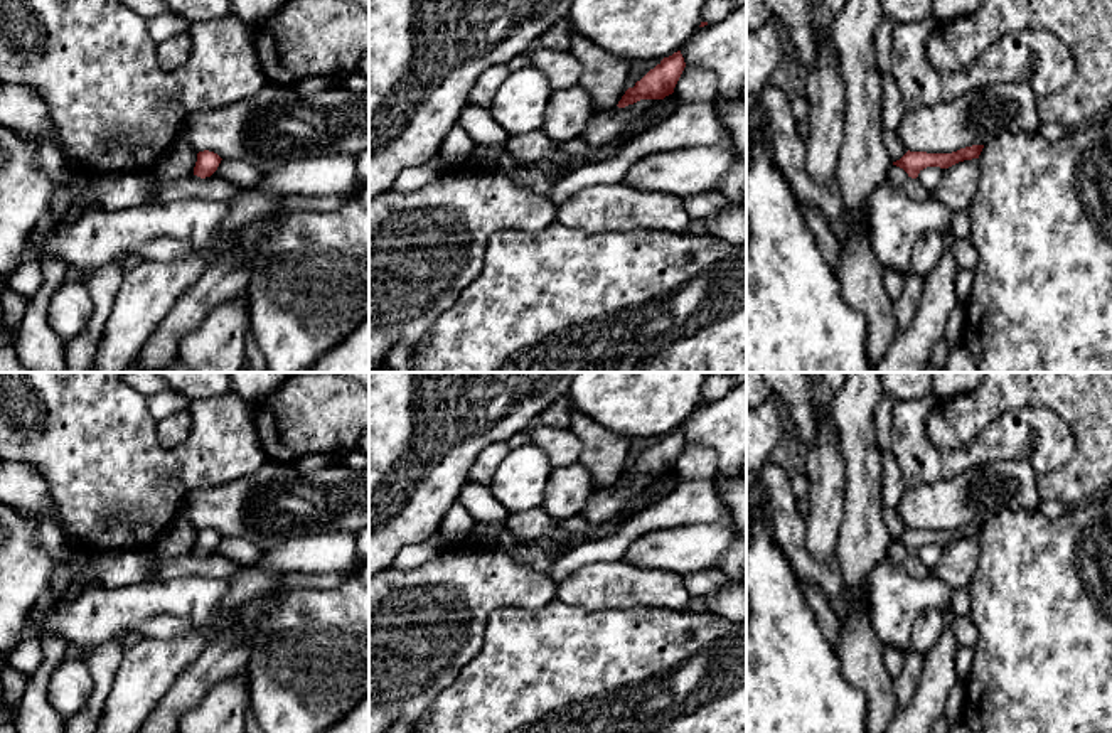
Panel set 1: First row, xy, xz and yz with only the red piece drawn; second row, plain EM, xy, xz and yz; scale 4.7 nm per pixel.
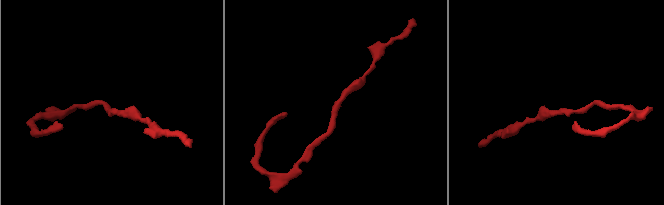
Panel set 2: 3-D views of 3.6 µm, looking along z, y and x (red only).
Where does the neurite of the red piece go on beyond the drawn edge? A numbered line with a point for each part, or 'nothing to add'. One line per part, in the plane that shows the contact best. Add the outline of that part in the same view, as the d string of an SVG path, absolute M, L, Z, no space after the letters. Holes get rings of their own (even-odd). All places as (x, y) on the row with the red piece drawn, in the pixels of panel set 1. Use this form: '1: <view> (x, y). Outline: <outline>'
nothing to add

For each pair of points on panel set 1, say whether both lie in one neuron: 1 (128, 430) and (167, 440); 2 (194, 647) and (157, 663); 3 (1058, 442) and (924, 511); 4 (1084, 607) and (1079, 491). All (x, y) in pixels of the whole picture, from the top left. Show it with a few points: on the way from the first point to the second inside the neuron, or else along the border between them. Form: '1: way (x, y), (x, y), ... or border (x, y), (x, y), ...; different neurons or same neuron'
1: border (187, 411), (189, 435), (177, 445), (162, 449); different neurons
2: way (186, 649), (165, 659); same neuron
3: border (981, 465), (991, 460), (1026, 460), (1037, 476); different neurons
4: border (1084, 501), (1067, 509); different neurons

